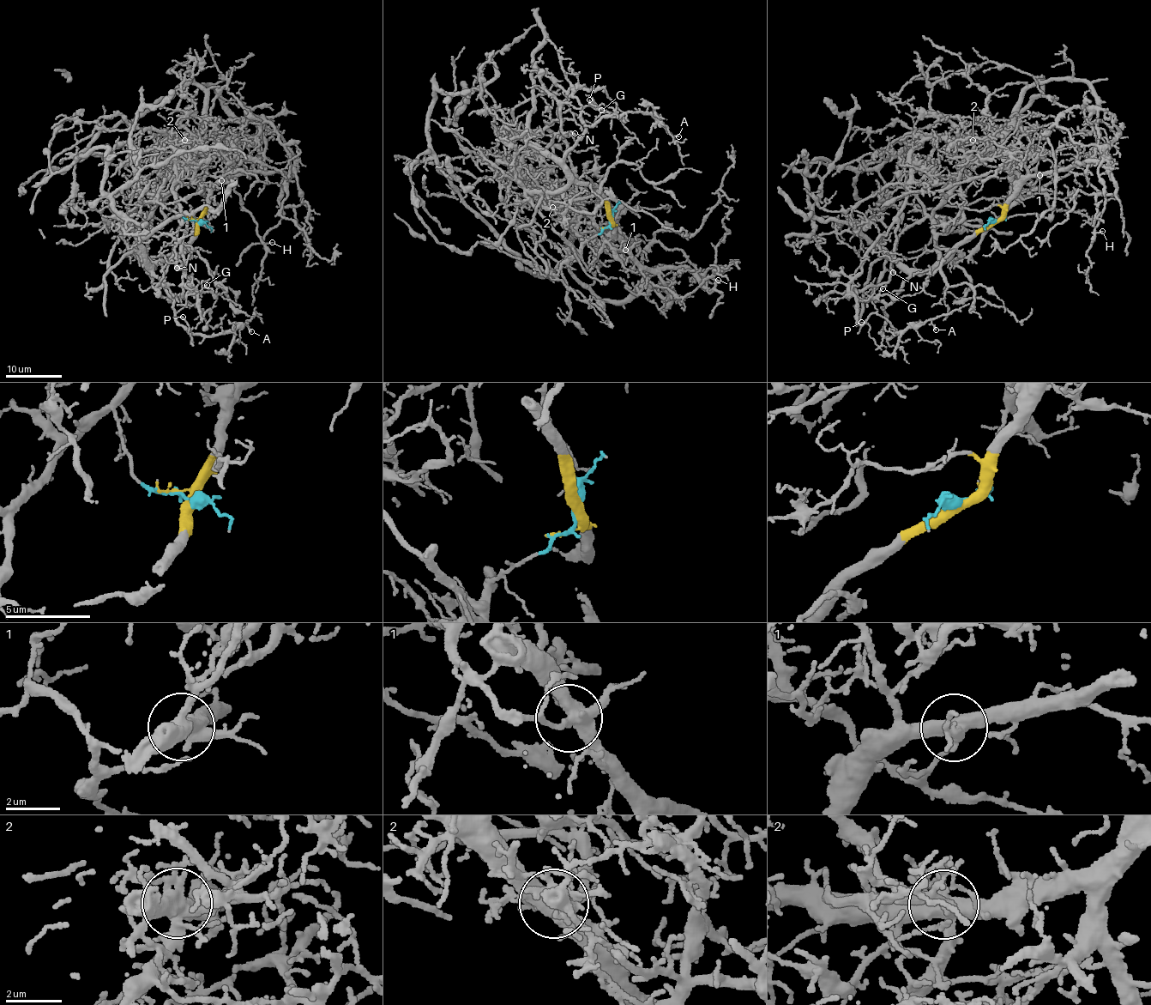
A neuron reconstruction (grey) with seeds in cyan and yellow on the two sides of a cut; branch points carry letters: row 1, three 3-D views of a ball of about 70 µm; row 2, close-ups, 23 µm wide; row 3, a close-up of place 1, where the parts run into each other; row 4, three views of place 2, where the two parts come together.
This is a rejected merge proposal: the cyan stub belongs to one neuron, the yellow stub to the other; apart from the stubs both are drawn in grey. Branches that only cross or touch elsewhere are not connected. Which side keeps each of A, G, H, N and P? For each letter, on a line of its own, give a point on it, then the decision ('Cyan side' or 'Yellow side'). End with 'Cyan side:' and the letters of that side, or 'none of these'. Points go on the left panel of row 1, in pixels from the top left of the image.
A: Place: (251, 331). Yellow side
G: Place: (207, 285). Yellow side
H: Place: (272, 242). Yellow side
N: Place: (177, 268). Cyan side
P: Place: (183, 317). Yellow side
Cyan side: N

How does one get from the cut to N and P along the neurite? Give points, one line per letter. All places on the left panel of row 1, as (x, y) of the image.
N: (199, 223), (178, 213), (173, 192), (195, 142), (171, 136), (172, 195), (182, 226), (176, 239), (176, 269)
P: (199, 223), (186, 248), (159, 261), (152, 271), (172, 298), (174, 320), (190, 335), (191, 342), (183, 317)

